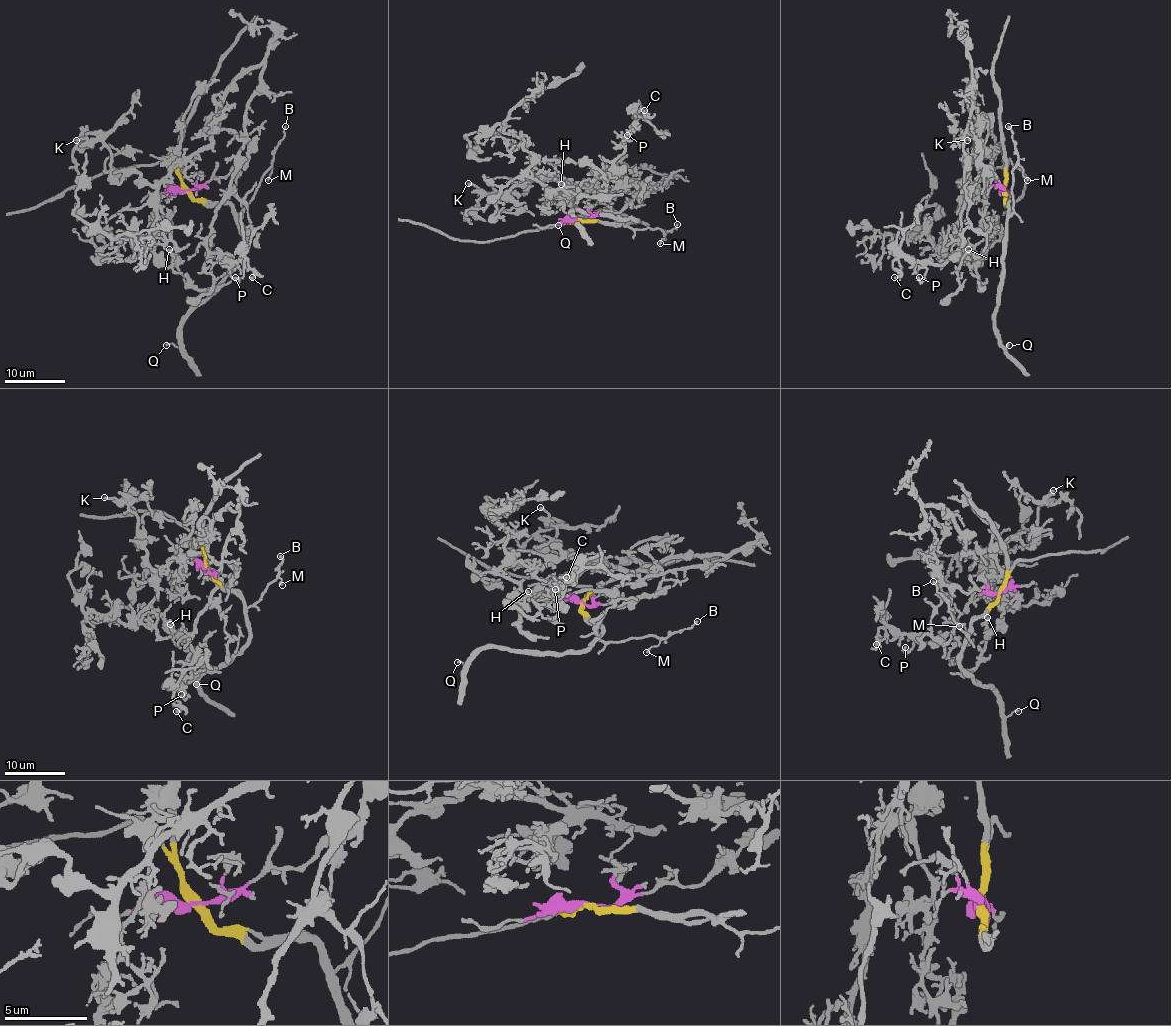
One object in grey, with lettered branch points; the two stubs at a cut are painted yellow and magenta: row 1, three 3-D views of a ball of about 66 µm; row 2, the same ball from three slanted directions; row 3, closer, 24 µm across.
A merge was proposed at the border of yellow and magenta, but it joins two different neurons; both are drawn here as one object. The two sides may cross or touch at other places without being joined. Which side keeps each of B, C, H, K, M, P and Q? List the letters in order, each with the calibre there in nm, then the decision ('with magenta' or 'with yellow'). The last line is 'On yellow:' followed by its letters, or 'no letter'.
B: calibre 110 nm; with yellow
C: calibre 190 nm; with magenta
H: calibre 130 nm; with magenta
K: calibre 200 nm; with magenta
M: calibre 100 nm; with yellow
P: calibre 180 nm; with magenta
Q: calibre 140 nm; with yellow
On yellow: B, M, Q

